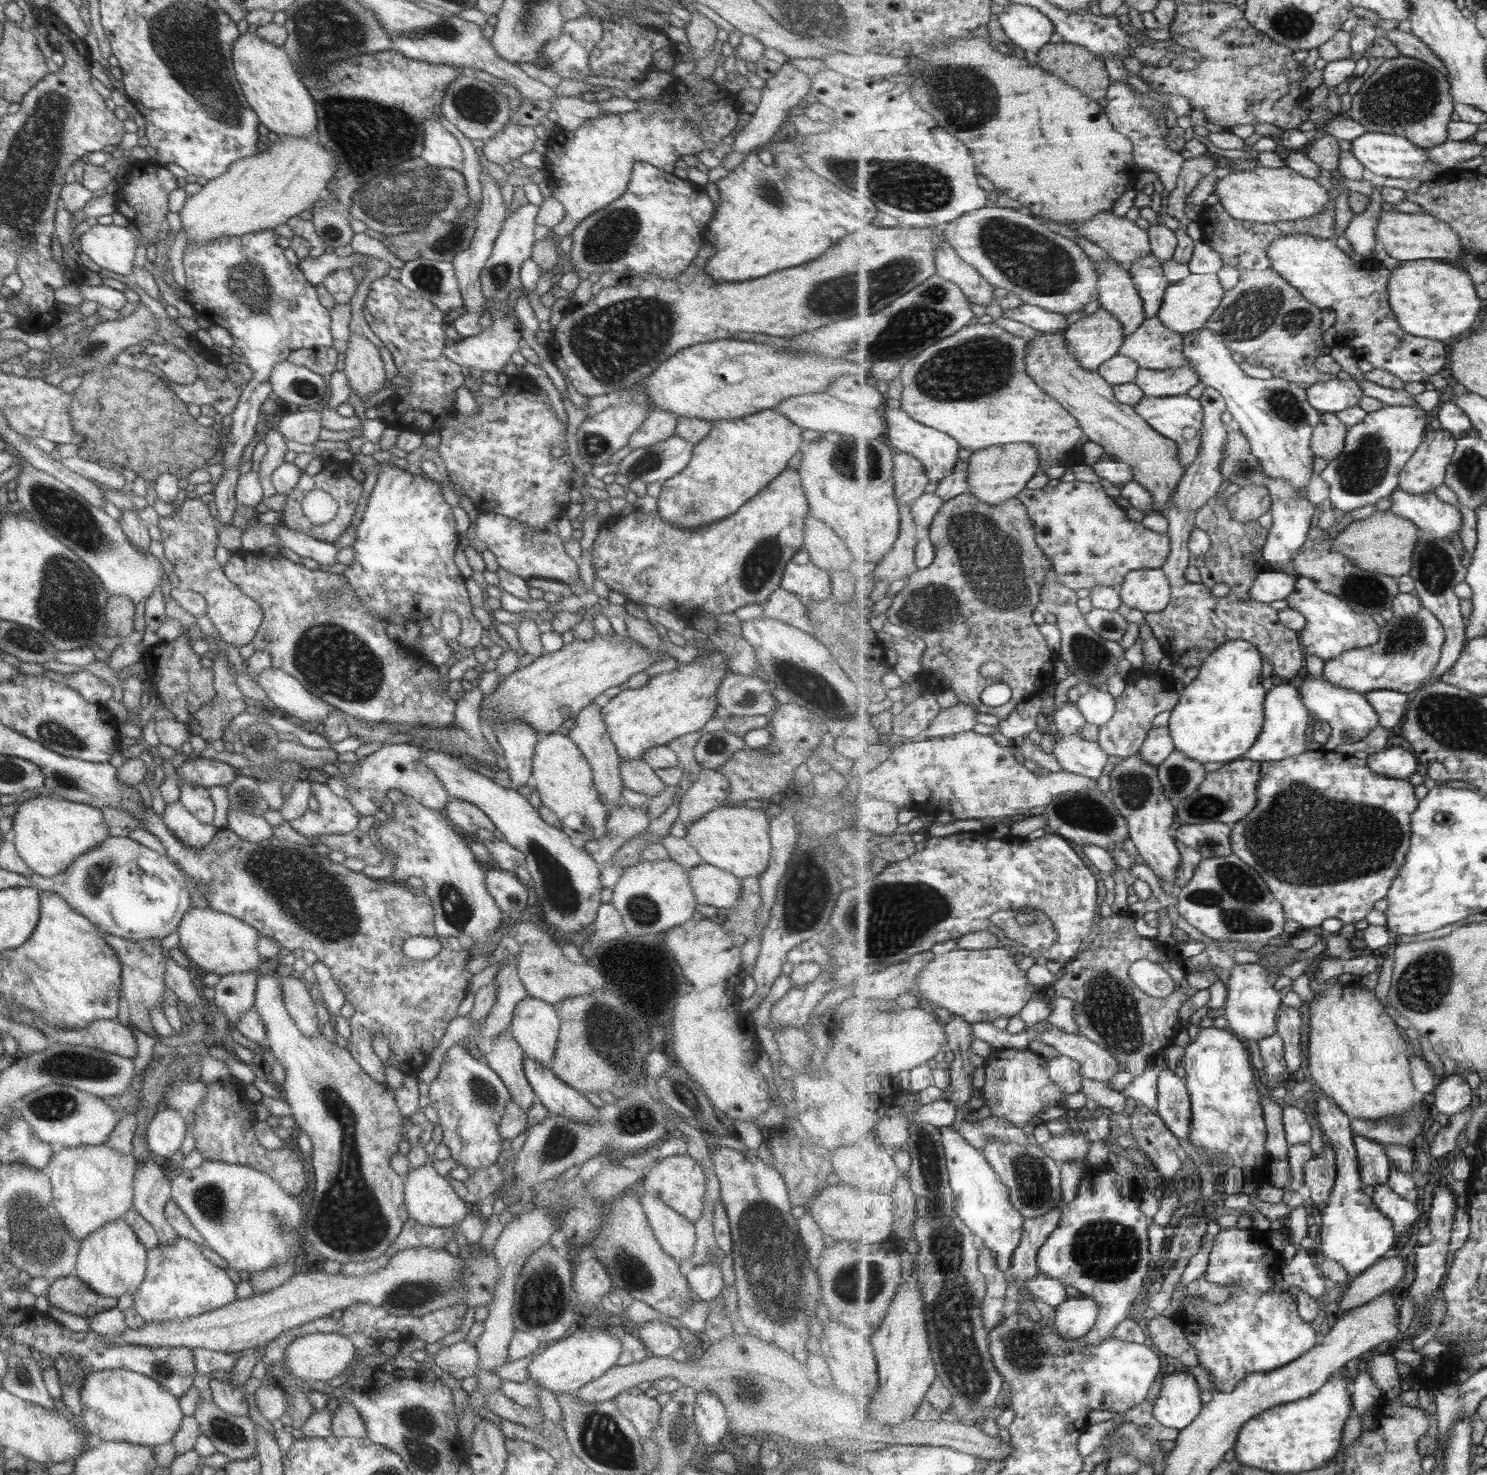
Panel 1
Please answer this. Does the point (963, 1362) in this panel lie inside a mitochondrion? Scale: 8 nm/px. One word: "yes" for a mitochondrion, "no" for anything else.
yes

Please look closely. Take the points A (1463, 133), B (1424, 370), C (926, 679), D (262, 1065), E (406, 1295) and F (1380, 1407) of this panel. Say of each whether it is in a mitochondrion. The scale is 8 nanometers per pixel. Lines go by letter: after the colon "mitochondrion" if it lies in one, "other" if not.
A: other
B: other
C: other
D: other
E: mitochondrion
F: other

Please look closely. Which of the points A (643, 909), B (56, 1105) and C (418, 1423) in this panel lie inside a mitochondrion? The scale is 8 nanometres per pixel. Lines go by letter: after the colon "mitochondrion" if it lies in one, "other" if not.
A: mitochondrion
B: mitochondrion
C: mitochondrion

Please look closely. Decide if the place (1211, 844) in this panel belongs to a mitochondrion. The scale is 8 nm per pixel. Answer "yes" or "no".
yes

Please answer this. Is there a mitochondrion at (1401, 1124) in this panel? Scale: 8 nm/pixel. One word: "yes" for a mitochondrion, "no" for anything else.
yes

